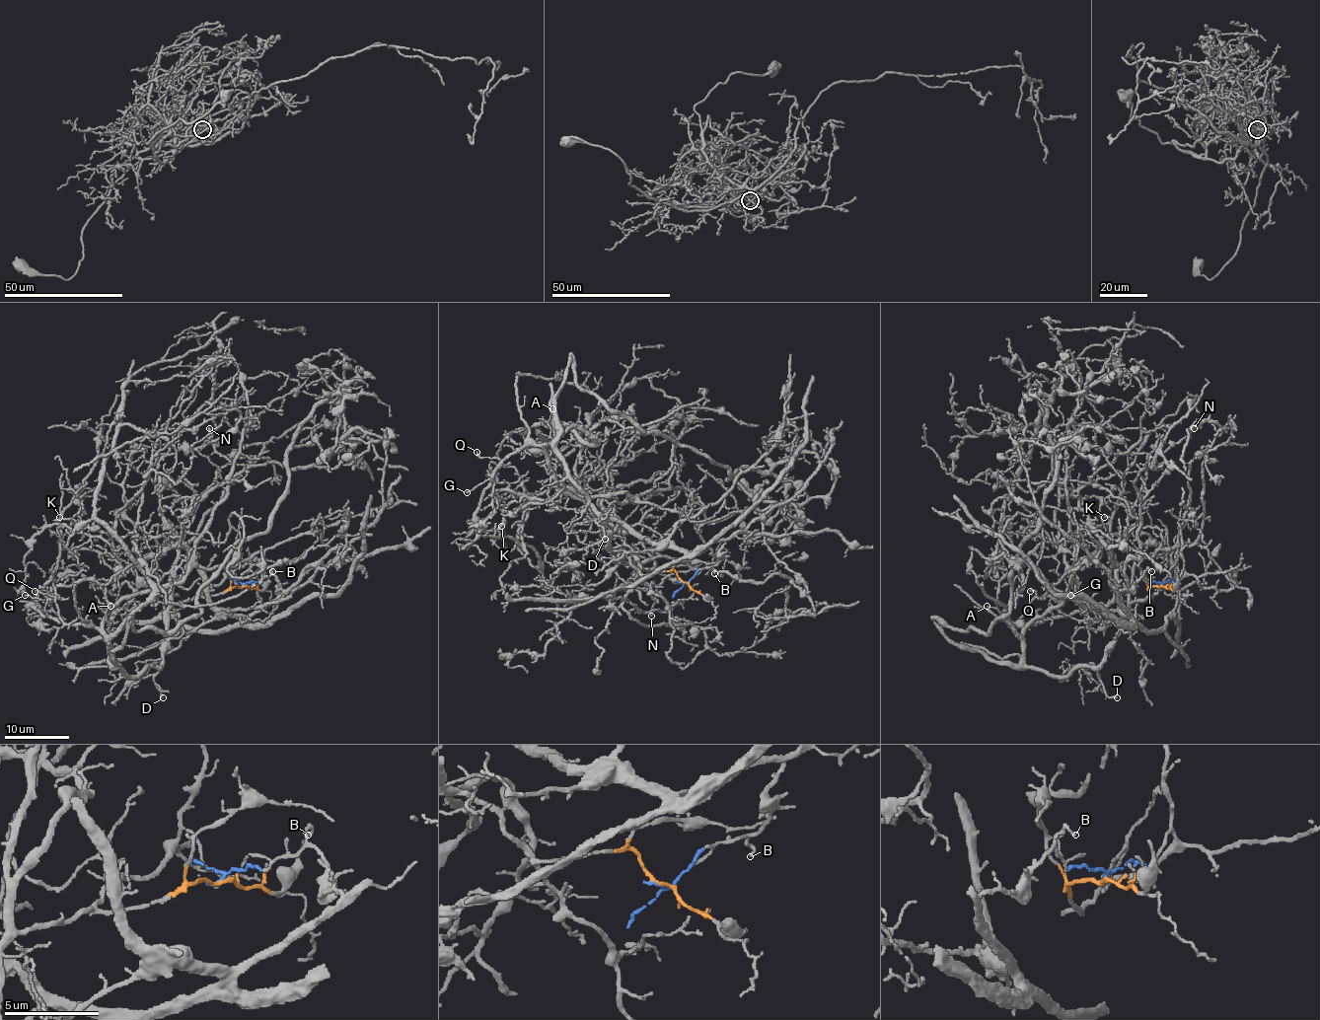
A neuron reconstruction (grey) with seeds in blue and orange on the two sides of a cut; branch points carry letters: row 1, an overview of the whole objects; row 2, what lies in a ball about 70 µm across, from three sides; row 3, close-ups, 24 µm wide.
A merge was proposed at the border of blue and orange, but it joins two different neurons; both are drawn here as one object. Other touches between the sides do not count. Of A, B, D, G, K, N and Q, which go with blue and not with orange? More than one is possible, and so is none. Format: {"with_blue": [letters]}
{"with_blue": ["B", "G", "K", "Q"]}

